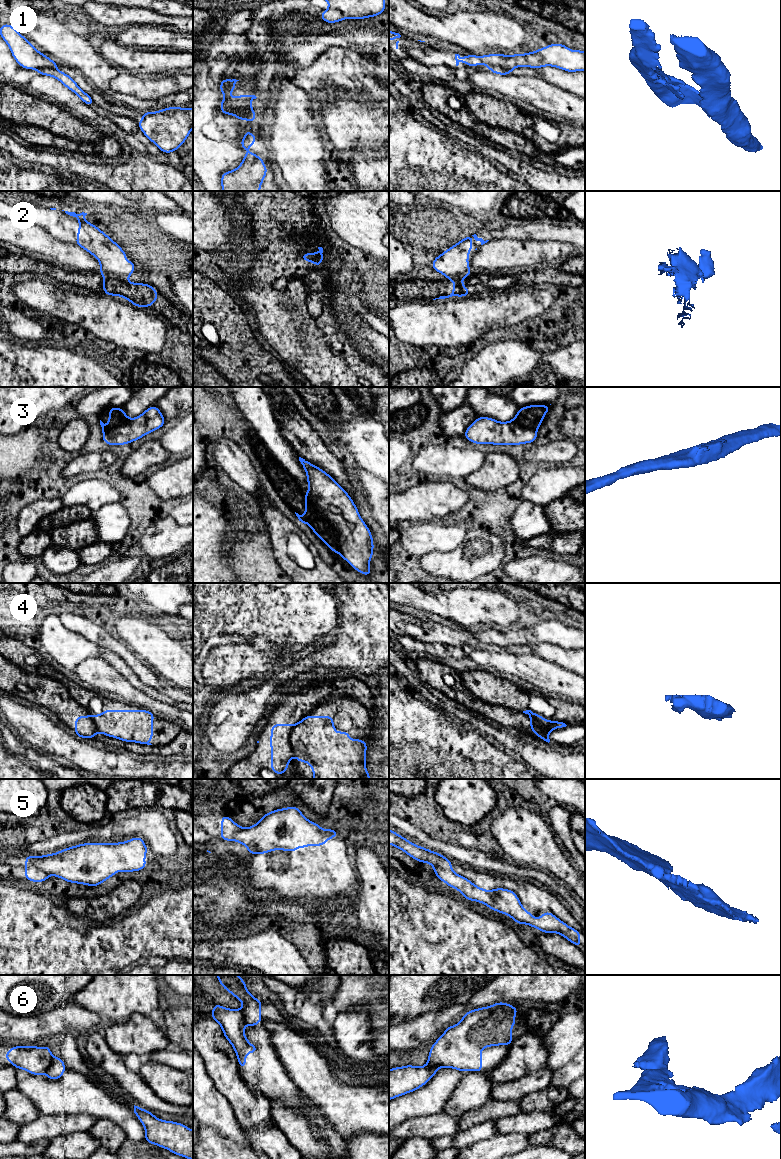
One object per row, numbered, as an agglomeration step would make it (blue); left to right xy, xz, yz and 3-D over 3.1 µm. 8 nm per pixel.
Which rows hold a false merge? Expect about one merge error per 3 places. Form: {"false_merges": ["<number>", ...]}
{"false_merges": ["1", "2", "3", "4", "5", "6"]}

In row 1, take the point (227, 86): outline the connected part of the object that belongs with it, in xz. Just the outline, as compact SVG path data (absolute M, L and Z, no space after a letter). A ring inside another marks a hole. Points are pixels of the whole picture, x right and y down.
M222 79L219 85L220 91L225 95L225 98L220 103L220 110L226 115L234 115L238 120L248 120L251 124L256 118L256 112L253 109L240 110L232 106L232 99L229 94L235 89L235 84L239 80L236 79Z

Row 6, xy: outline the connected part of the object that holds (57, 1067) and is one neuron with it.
M54 1057L46 1072L44 1073L51 1080L58 1080L62 1077L66 1067L61 1057Z

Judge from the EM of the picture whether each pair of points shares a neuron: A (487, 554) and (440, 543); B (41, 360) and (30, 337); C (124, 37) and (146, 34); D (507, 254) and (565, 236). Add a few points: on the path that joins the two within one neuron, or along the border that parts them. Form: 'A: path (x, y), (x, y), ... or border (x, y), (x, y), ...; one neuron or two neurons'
A: border (467, 533), (464, 540), (454, 549), (433, 551); two neurons
B: border (12, 340), (31, 347), (49, 346); two neurons
C: path (129, 37), (141, 35); one neuron
D: border (543, 239), (569, 242), (571, 244); two neurons

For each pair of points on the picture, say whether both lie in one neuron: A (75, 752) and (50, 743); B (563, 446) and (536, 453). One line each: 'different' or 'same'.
A: same
B: same

